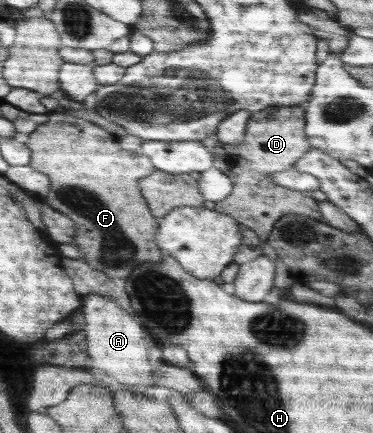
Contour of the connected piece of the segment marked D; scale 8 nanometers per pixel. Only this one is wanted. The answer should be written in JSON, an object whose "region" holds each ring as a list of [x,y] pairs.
{"region":[[[300,106],[268,107],[250,113],[242,141],[232,144],[218,140],[213,150],[213,167],[222,171],[233,183],[232,193],[215,202],[214,210],[233,217],[251,229],[262,242],[267,241],[274,224],[283,215],[305,215],[324,221],[312,196],[304,196],[302,192],[276,184],[279,173],[290,170],[311,148],[305,125],[305,110]]]}

